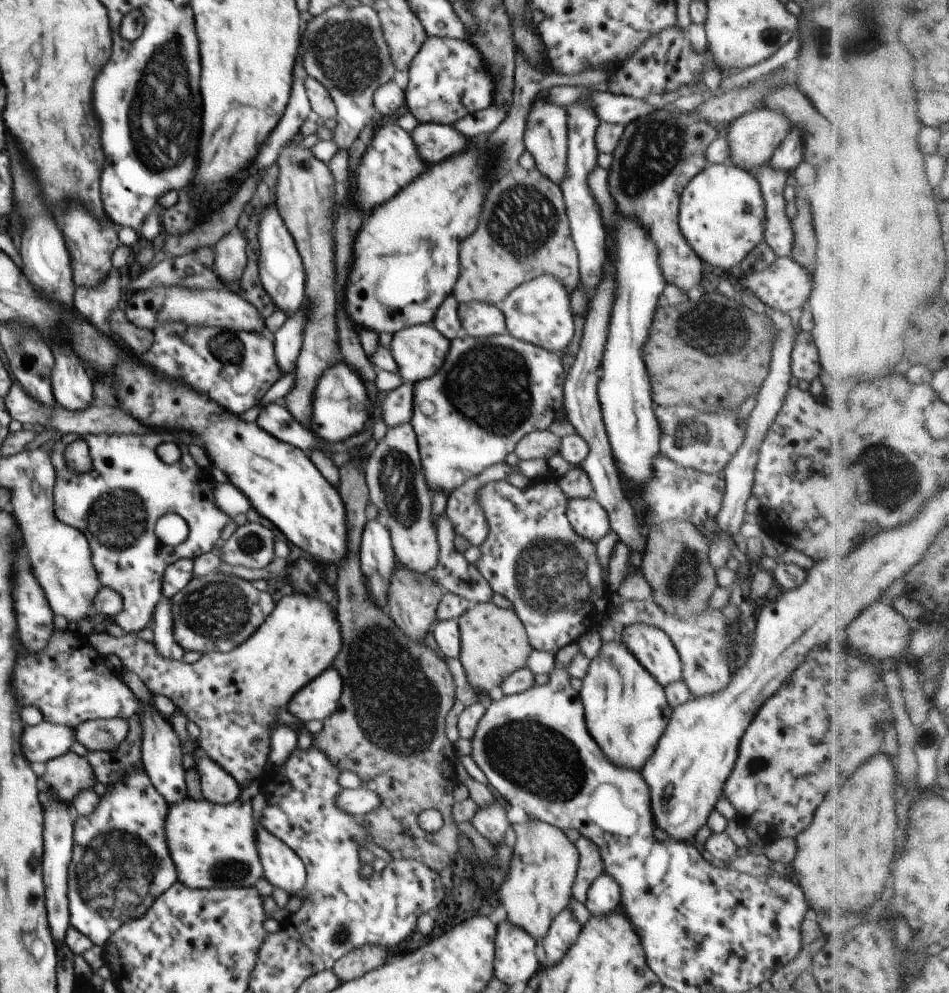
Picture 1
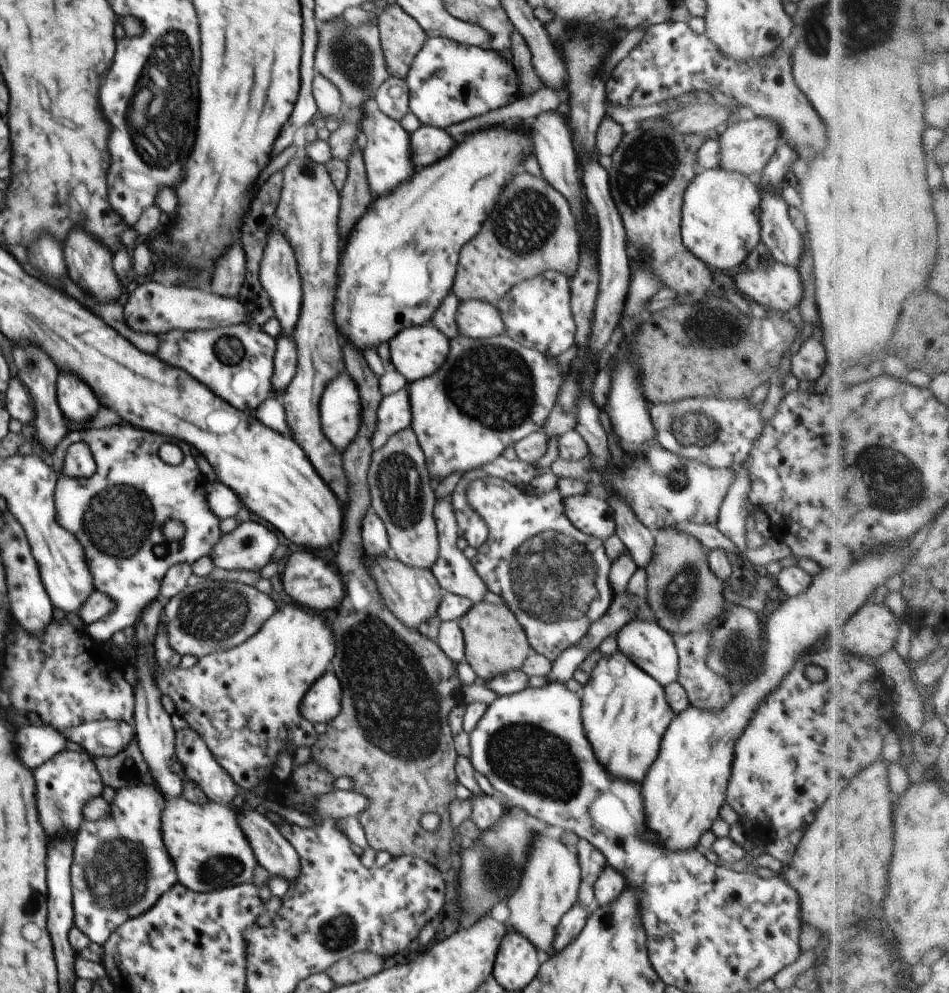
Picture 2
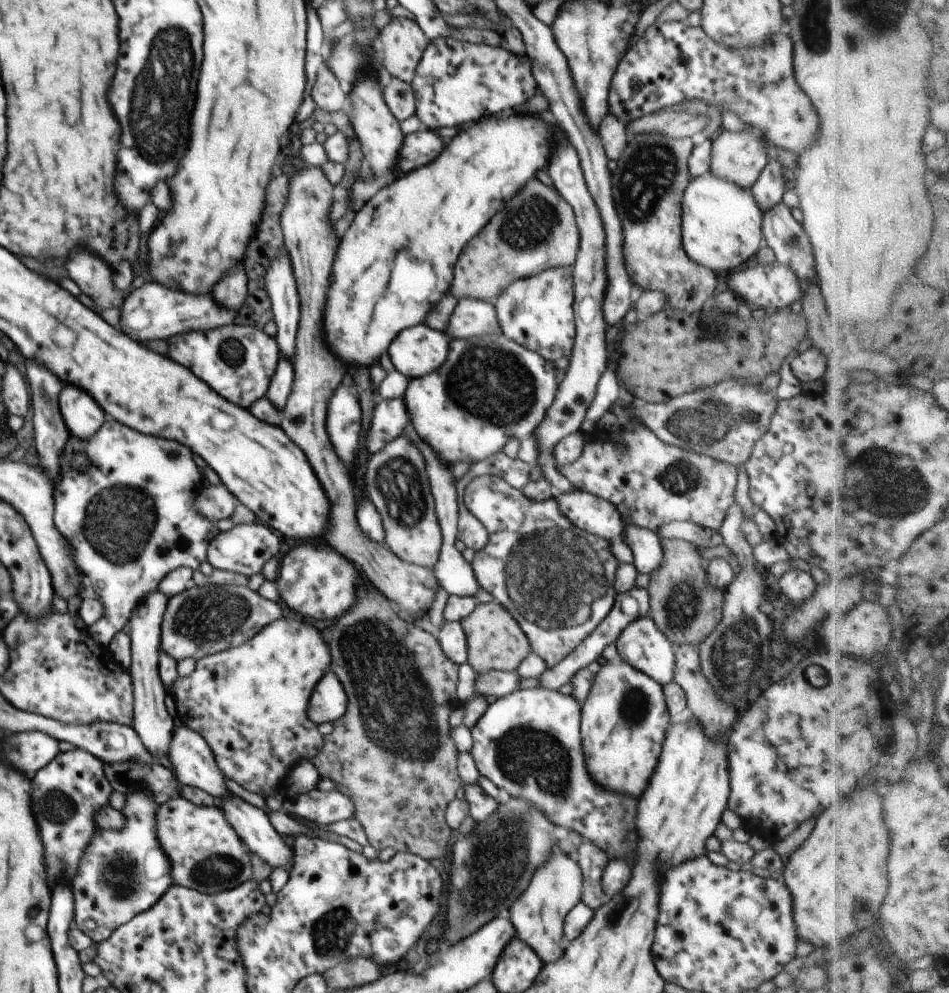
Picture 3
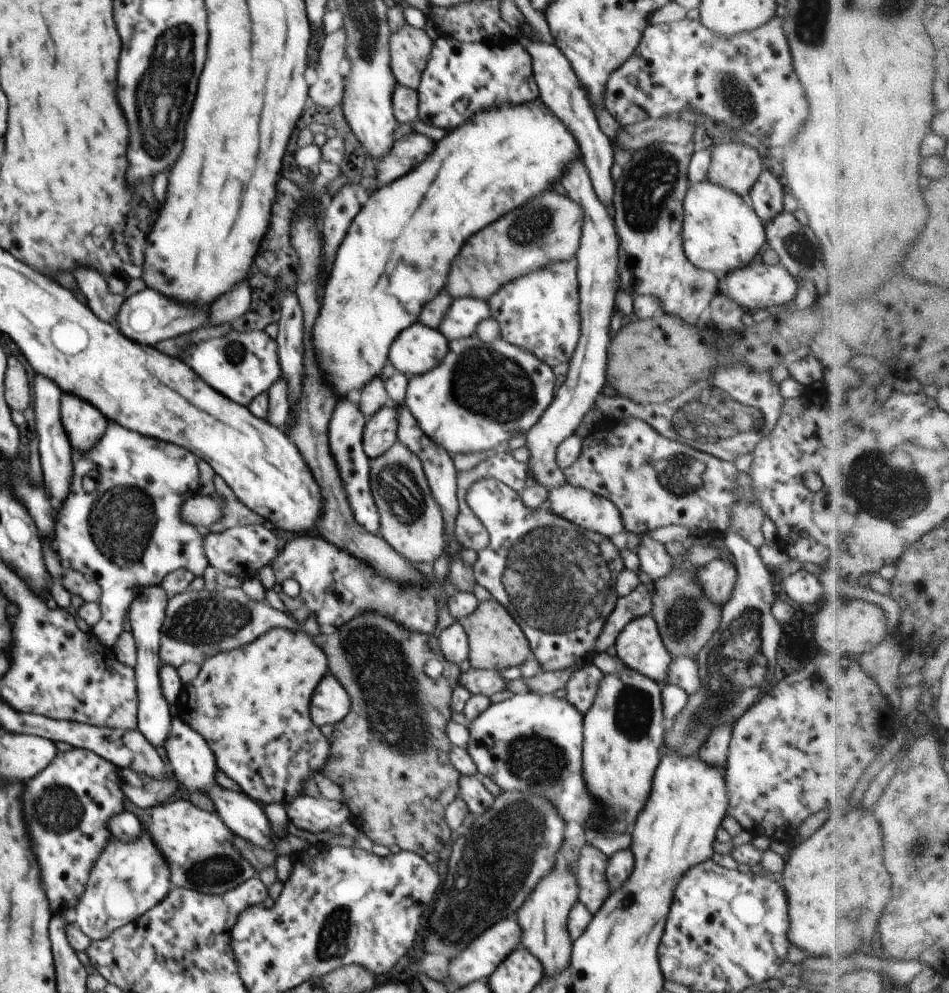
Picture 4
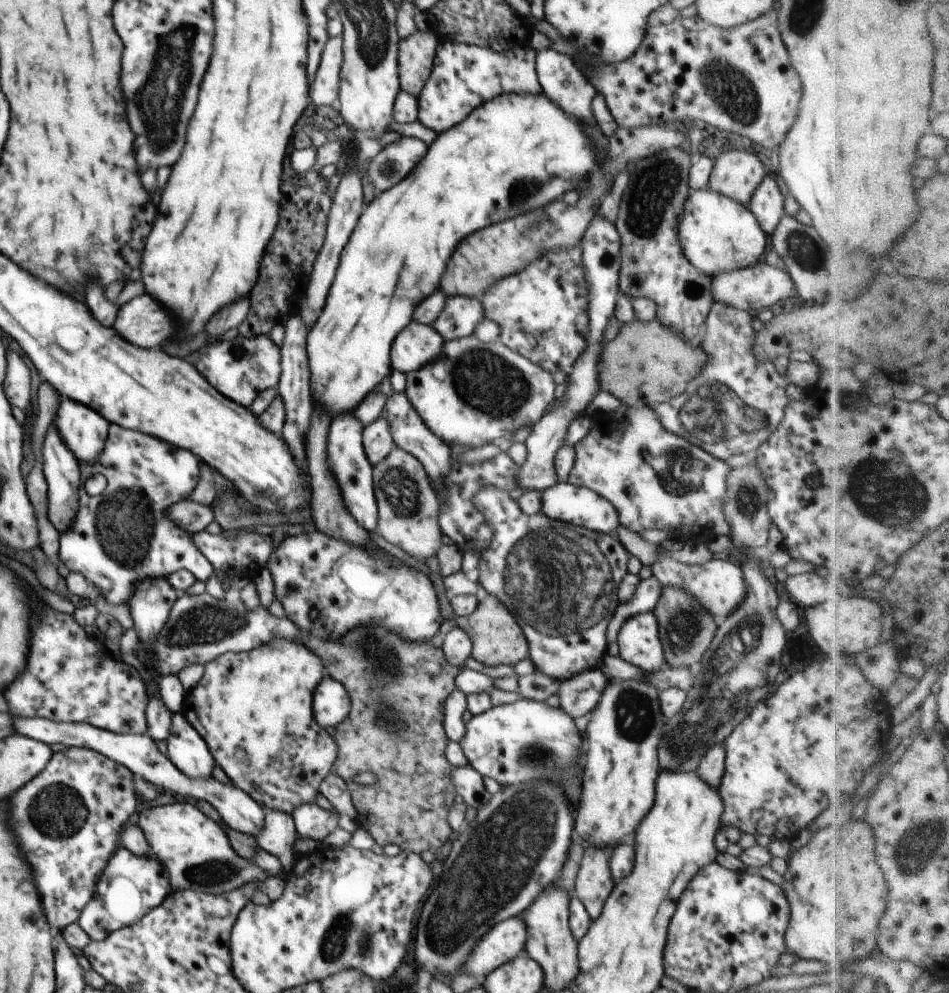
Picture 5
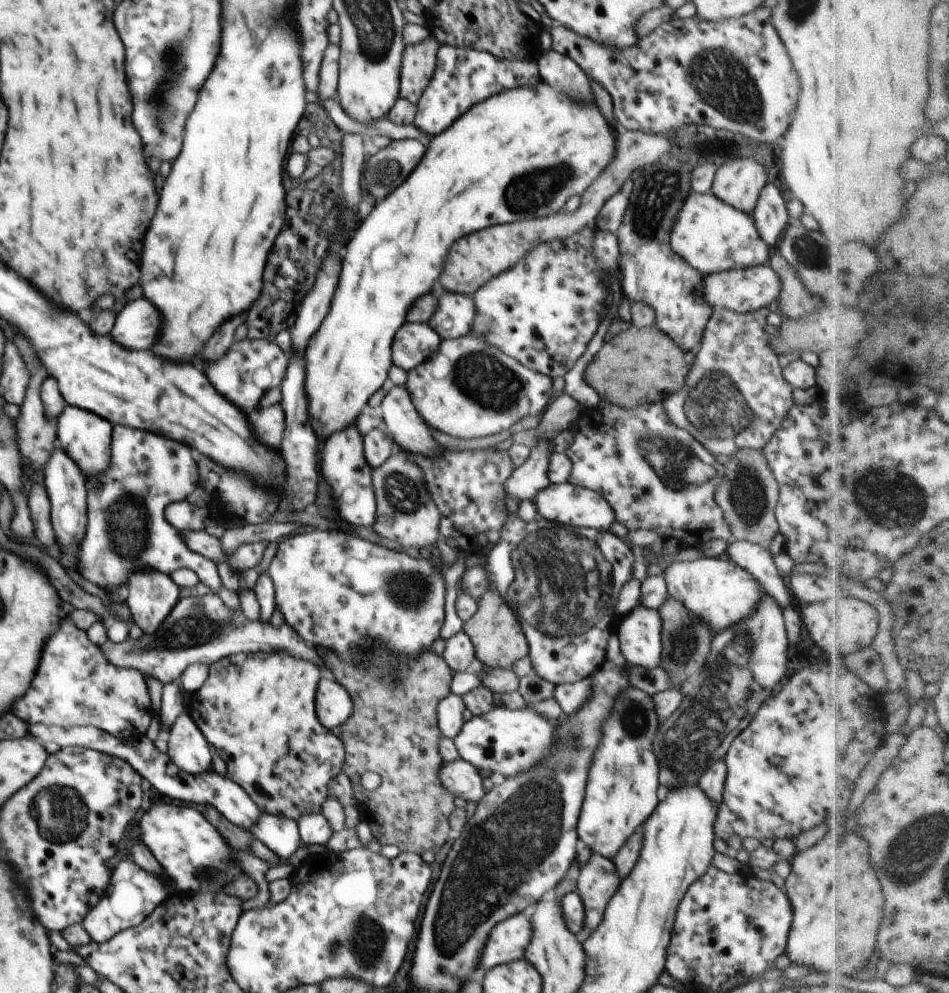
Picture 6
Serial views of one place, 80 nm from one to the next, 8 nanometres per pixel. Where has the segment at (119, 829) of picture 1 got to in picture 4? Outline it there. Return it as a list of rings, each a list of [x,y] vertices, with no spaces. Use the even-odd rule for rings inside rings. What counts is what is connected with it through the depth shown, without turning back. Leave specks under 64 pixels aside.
[[[144,826],[143,833],[136,837],[134,841],[125,843],[111,836],[96,864],[93,864],[91,867],[85,891],[80,897],[76,908],[72,911],[72,920],[92,941],[104,940],[104,938],[111,935],[111,932],[134,922],[139,916],[154,908],[174,887],[170,877],[169,864],[166,862],[163,854],[156,848],[150,833],[145,830]]]

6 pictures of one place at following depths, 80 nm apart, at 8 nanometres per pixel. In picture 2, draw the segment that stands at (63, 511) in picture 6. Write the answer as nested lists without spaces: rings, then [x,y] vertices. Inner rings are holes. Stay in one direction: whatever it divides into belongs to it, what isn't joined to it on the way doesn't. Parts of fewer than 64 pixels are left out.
[[[14,346],[14,362],[18,364],[17,372],[19,380],[24,382],[24,386],[28,388],[29,396],[34,404],[36,418],[32,422],[31,434],[33,439],[42,445],[46,452],[54,452],[54,448],[58,442],[69,434],[66,428],[66,419],[59,408],[56,398],[56,380],[58,380],[58,368],[54,366],[54,362],[36,346]]]

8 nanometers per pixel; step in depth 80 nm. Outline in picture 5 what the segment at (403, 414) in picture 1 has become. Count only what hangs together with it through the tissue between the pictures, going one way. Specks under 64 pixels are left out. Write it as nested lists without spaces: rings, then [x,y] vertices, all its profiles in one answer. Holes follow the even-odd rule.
[[[383,414],[377,422],[363,428],[363,448],[372,466],[384,460],[395,446]]]

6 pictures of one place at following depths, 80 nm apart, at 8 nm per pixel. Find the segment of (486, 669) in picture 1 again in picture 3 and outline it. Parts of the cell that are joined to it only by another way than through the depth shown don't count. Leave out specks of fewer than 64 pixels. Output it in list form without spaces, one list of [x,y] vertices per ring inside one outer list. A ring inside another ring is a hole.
[[[481,604],[460,621],[468,646],[467,663],[477,674],[490,670],[517,671],[518,666],[530,655],[531,647],[526,634],[502,604]]]

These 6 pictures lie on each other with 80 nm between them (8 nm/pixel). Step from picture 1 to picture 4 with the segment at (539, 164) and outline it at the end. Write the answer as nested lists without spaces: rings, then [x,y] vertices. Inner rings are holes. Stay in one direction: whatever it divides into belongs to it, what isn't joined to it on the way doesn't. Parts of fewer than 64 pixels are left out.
[[[582,160],[567,165],[560,183],[568,192],[568,198],[578,203],[584,211],[581,239],[576,254],[577,279],[579,282],[579,313],[581,316],[581,335],[574,354],[569,360],[566,380],[553,398],[552,404],[542,413],[538,423],[526,433],[526,445],[530,450],[529,475],[537,484],[552,489],[568,484],[563,470],[556,463],[556,450],[566,438],[575,435],[576,429],[589,410],[602,388],[606,372],[606,350],[610,344],[608,330],[615,311],[615,296],[619,292],[619,238],[610,209],[604,206],[594,192],[587,168]]]

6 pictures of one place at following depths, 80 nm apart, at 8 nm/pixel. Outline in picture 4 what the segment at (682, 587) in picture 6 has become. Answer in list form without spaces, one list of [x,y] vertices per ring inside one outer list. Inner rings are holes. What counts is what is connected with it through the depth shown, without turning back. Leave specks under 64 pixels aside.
[[[649,533],[640,534],[639,538],[636,552],[640,562],[639,571],[646,573],[652,582],[662,576],[668,576],[672,568],[672,558],[668,556],[665,546],[650,538]],[[724,558],[712,560],[698,567],[697,574],[696,582],[702,586],[706,598],[720,605],[730,600],[737,578],[737,570],[731,561]]]

